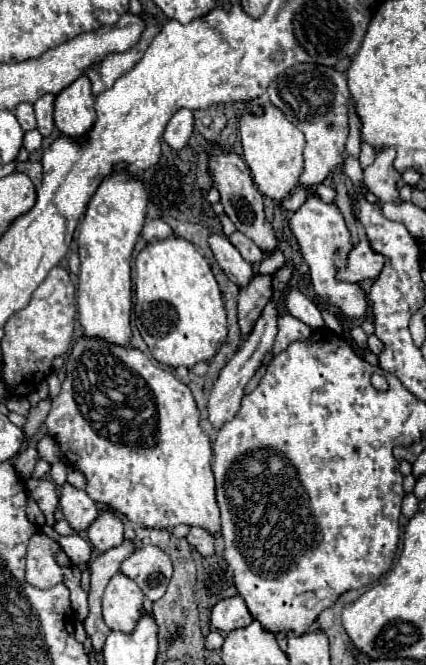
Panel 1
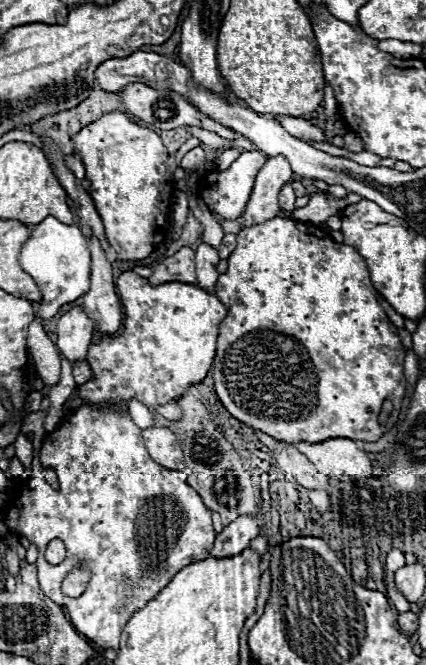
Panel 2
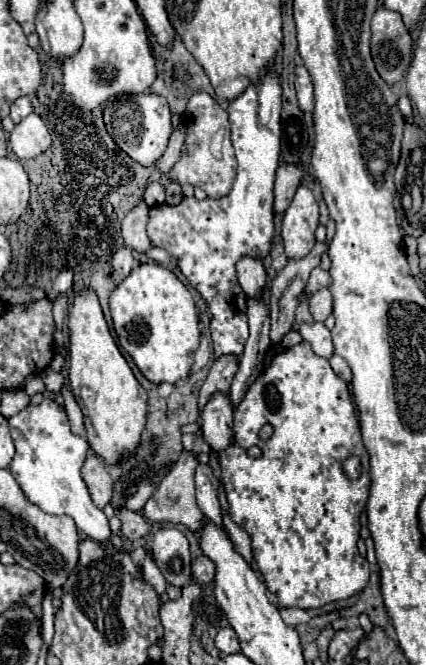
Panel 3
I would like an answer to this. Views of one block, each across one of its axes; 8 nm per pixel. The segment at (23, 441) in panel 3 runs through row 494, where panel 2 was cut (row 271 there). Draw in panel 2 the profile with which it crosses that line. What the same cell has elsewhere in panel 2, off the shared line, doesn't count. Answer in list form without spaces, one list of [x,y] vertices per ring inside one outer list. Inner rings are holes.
[[[54,216],[44,218],[30,228],[30,238],[20,250],[22,268],[38,282],[42,302],[38,304],[40,318],[54,318],[62,304],[68,304],[90,290],[90,250],[78,226],[68,226]]]

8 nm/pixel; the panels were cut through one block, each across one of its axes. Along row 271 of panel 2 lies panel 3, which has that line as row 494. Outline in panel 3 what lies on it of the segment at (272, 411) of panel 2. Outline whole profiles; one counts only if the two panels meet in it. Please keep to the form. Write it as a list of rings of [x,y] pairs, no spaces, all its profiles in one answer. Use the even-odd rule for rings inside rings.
[[[308,342],[278,354],[272,366],[250,386],[244,400],[234,410],[234,438],[230,448],[220,452],[220,468],[230,516],[250,534],[254,564],[264,574],[266,588],[276,594],[280,606],[298,606],[306,610],[320,608],[364,590],[370,570],[368,562],[358,554],[356,542],[360,512],[366,506],[370,488],[368,454],[362,446],[360,424],[348,384],[332,372],[326,358],[314,356]],[[264,424],[272,424],[274,428],[268,442],[258,438]],[[250,446],[258,446],[262,456],[248,456],[246,448]],[[350,456],[358,456],[362,464],[362,474],[356,480],[350,480],[342,470],[342,462]]]

